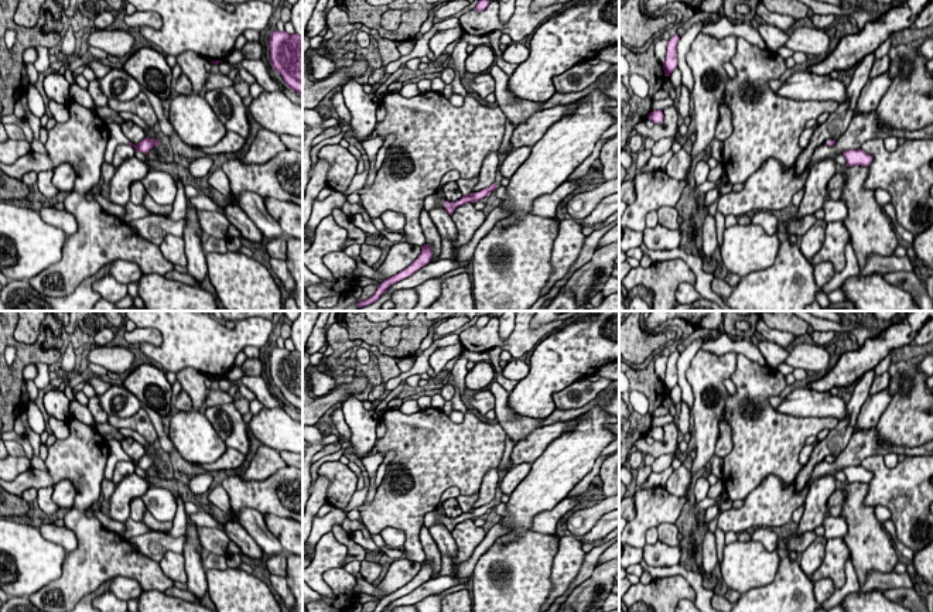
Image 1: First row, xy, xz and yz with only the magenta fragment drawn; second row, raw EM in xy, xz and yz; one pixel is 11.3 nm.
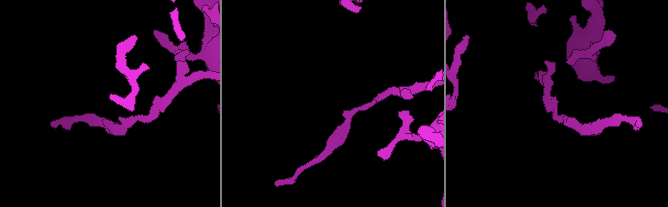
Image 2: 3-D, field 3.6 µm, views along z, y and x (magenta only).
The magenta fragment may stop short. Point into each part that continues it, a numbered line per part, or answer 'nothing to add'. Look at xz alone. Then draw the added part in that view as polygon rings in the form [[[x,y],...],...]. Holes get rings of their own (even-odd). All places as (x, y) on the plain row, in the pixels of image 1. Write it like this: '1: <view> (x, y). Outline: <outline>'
1: xz (431, 518). Outline: [[[435,510],[434,512],[428,512],[424,516],[424,526],[426,527],[431,527],[435,523],[444,523],[444,522],[445,522],[445,516],[437,513]]]

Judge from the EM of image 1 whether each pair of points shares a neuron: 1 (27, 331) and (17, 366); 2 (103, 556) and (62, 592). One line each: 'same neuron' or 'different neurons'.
1: different neurons
2: same neuron

